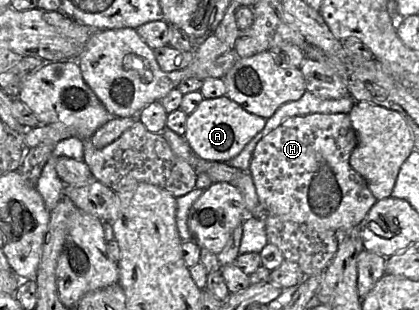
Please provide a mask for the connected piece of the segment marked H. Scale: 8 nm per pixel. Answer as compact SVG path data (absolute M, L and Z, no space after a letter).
M314 113L285 119L257 143L250 161L248 173L258 195L261 213L338 233L359 226L377 199L364 178L349 164L350 154L356 145L356 133L348 114Z

